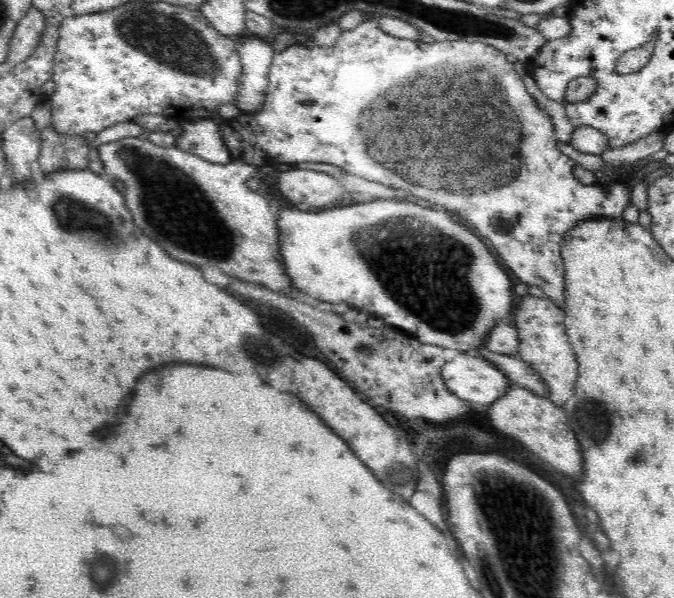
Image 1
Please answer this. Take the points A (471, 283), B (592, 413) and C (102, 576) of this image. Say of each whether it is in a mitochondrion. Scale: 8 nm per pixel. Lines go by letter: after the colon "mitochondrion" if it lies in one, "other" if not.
A: other
B: mitochondrion
C: mitochondrion

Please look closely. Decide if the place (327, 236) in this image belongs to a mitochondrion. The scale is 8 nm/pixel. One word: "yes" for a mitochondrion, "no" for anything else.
no

